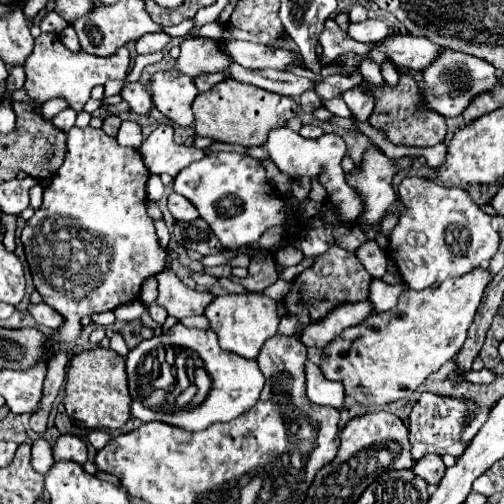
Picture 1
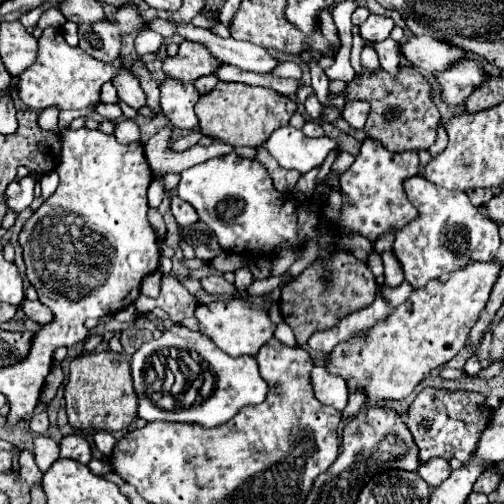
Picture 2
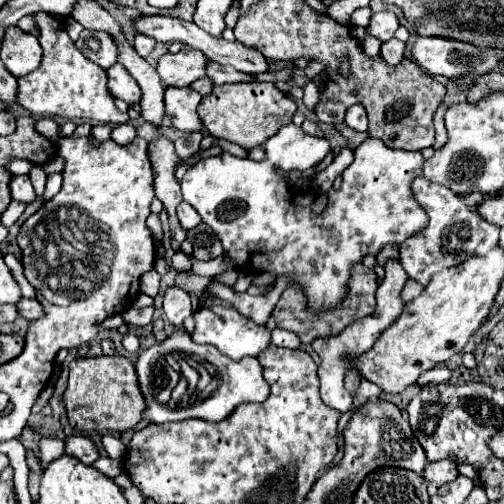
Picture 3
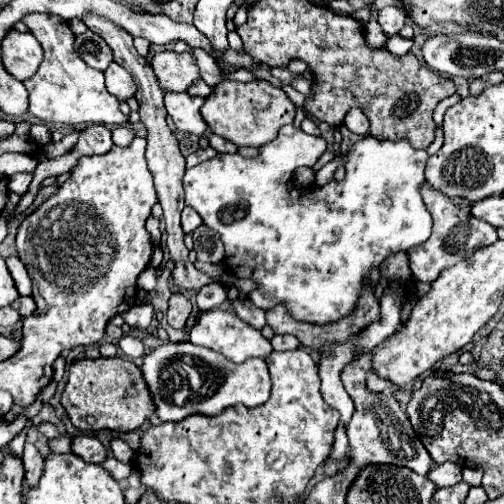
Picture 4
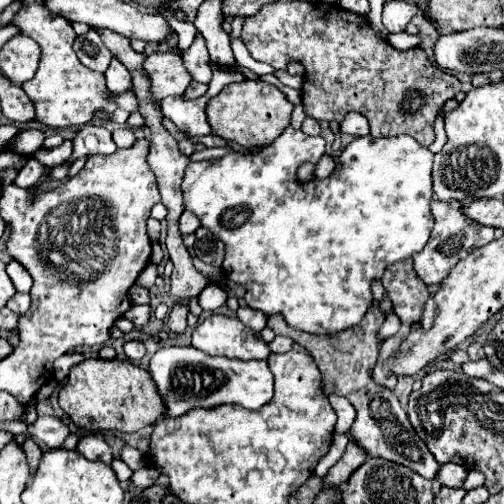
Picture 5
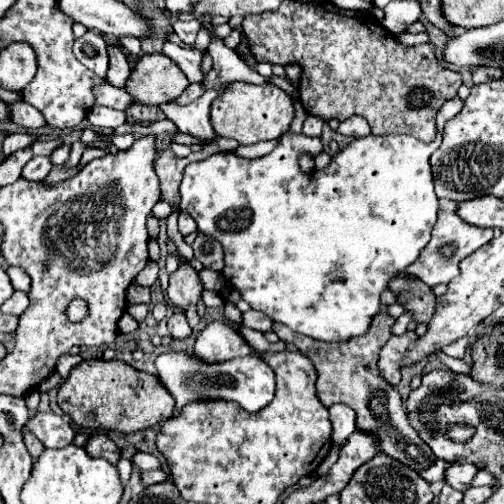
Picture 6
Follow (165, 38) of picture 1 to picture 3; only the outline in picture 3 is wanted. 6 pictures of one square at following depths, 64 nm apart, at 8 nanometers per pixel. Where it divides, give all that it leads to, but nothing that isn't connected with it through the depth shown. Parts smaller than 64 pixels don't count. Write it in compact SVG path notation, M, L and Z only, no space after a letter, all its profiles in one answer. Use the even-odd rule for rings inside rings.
M138 34L136 40L134 40L134 48L136 48L136 52L138 52L140 56L144 56L144 58L152 52L154 44L156 44L156 42L154 42L150 36L140 36L140 34Z

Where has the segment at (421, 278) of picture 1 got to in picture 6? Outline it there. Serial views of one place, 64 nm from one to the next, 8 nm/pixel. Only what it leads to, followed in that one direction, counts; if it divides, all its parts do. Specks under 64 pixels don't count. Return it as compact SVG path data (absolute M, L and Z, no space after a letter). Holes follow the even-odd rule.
M438 212L438 222L432 230L432 240L426 244L424 252L420 254L420 260L408 268L410 274L416 274L424 284L436 286L436 284L450 284L456 276L460 276L460 262L476 252L480 246L488 244L494 236L494 230L490 228L476 228L470 224L464 224L454 212Z

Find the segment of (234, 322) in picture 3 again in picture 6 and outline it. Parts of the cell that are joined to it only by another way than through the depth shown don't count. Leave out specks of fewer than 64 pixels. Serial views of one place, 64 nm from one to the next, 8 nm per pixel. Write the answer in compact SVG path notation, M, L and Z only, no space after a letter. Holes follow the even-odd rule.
M212 322L208 324L196 338L194 354L206 362L216 364L240 356L250 356L256 350L250 348L242 336L236 332L236 328L224 324L224 322Z

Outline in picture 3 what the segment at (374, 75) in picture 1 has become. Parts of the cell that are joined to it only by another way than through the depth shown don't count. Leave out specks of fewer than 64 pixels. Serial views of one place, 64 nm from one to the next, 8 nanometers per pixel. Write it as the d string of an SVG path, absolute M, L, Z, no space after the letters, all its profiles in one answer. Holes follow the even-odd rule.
M366 34L366 38L364 38L364 52L368 52L368 56L376 56L378 52L380 52L380 46L382 46L382 42L376 38L376 36L372 36L372 34Z

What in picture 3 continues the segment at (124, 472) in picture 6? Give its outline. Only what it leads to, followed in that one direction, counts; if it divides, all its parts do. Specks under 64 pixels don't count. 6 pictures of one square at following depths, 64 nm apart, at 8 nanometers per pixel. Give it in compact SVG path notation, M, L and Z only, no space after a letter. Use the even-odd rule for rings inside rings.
M108 456L98 458L92 466L94 466L94 468L98 468L102 474L106 474L106 476L110 476L112 479L114 476L118 476L118 474L122 474L122 472L124 472L124 464L122 464L122 462L118 462L118 460L112 460L112 458L108 458Z

